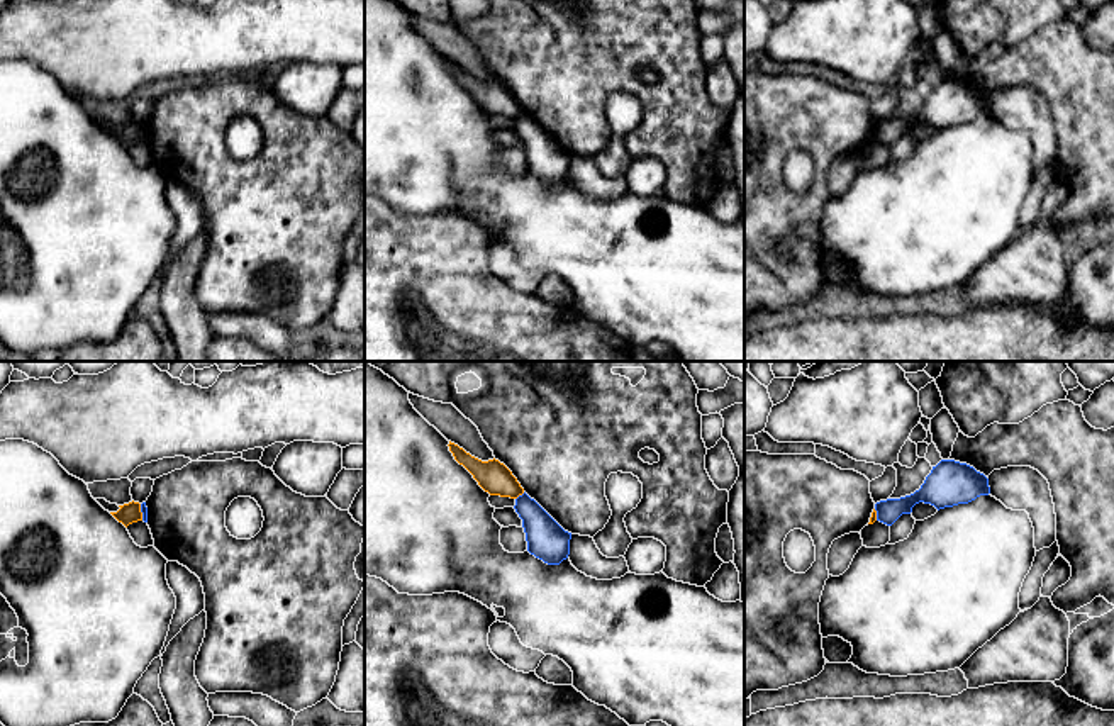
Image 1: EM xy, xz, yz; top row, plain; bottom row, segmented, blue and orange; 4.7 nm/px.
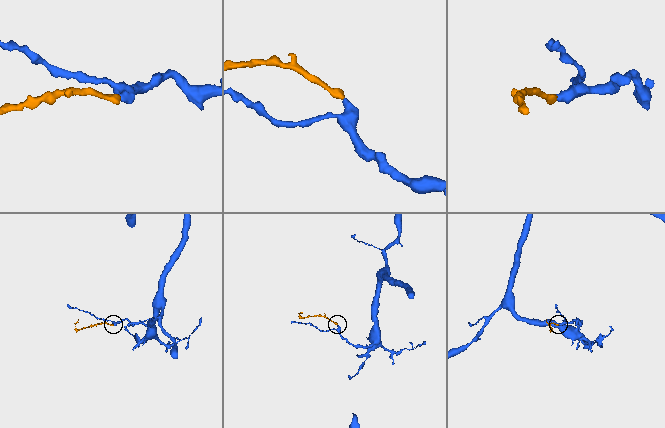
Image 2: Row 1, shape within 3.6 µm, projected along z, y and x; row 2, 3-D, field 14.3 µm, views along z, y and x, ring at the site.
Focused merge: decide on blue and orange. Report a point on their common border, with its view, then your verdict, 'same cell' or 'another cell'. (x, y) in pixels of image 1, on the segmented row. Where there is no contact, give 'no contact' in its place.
xz (519, 496) | another cell

